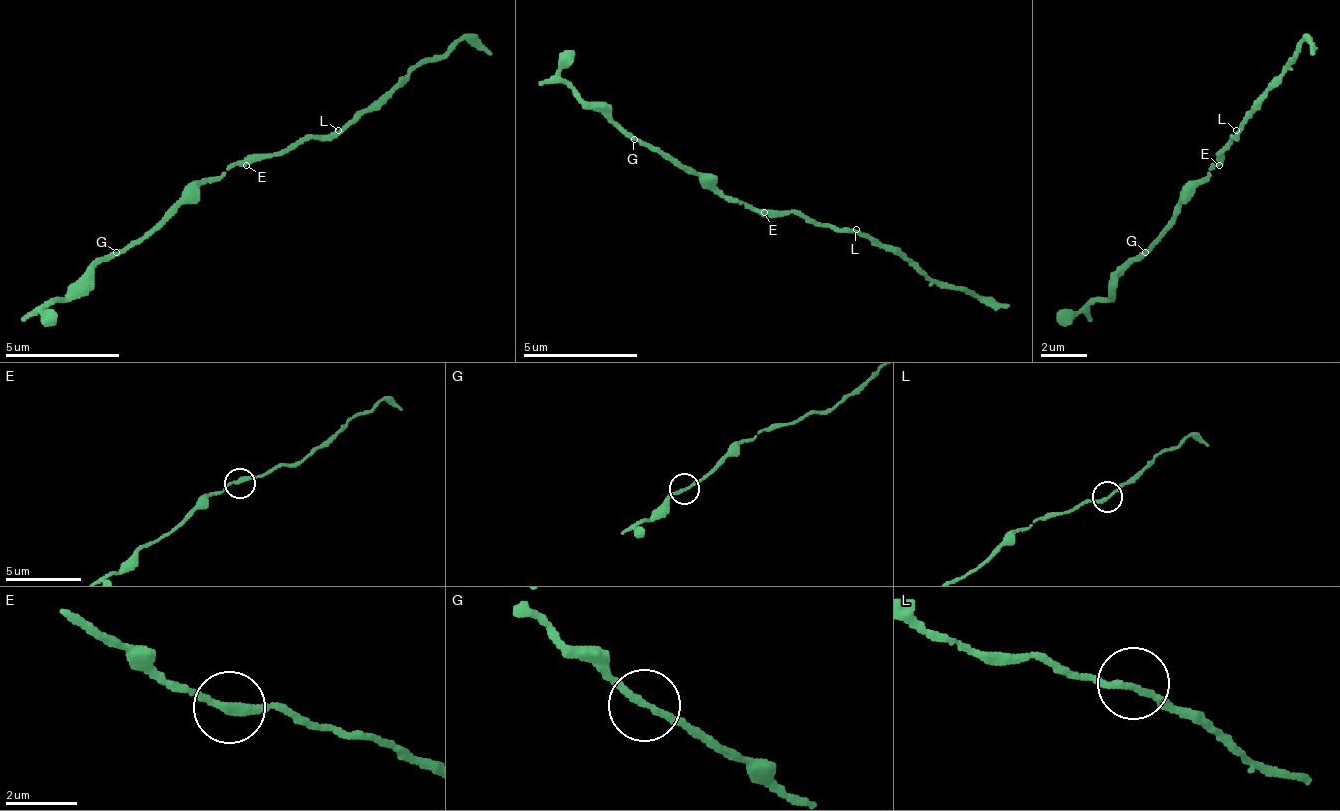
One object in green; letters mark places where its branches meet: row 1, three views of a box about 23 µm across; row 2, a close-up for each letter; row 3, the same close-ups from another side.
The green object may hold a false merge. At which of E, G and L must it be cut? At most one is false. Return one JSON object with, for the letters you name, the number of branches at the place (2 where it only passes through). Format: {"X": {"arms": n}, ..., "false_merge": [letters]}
{"false_merge": []}

